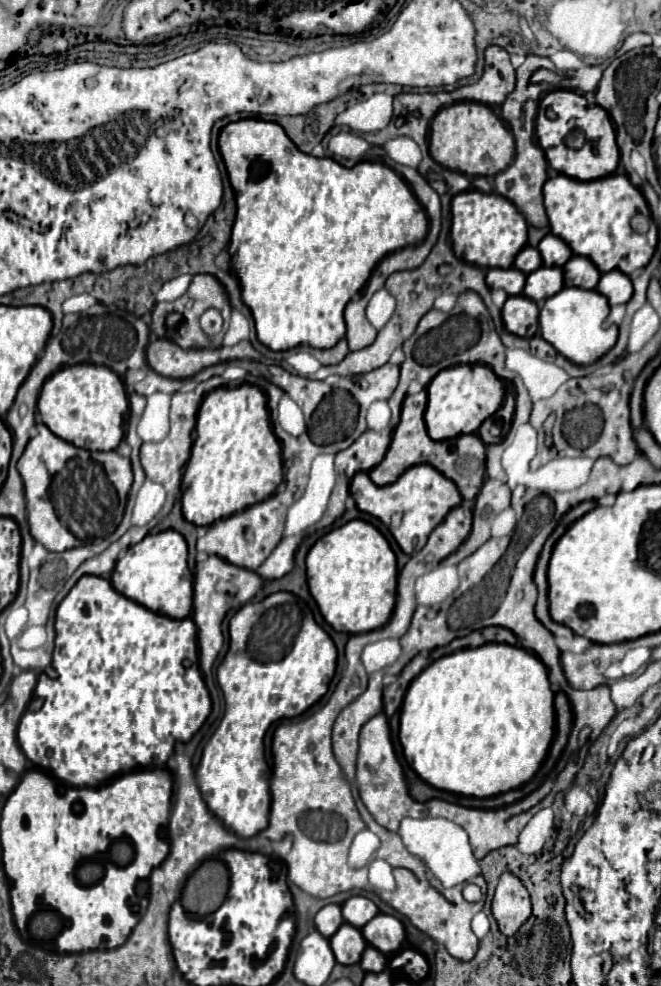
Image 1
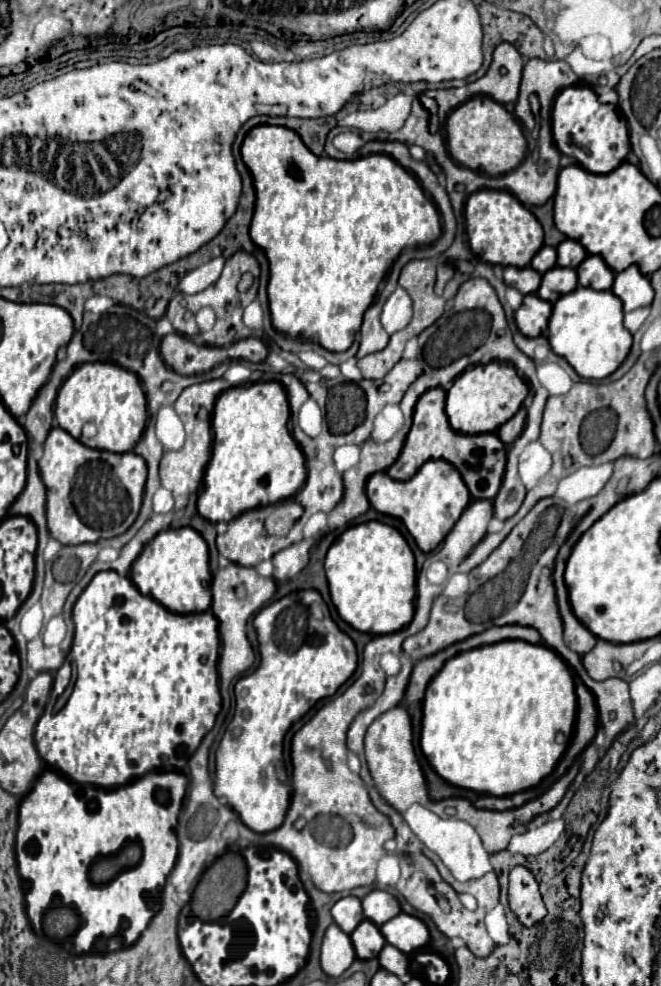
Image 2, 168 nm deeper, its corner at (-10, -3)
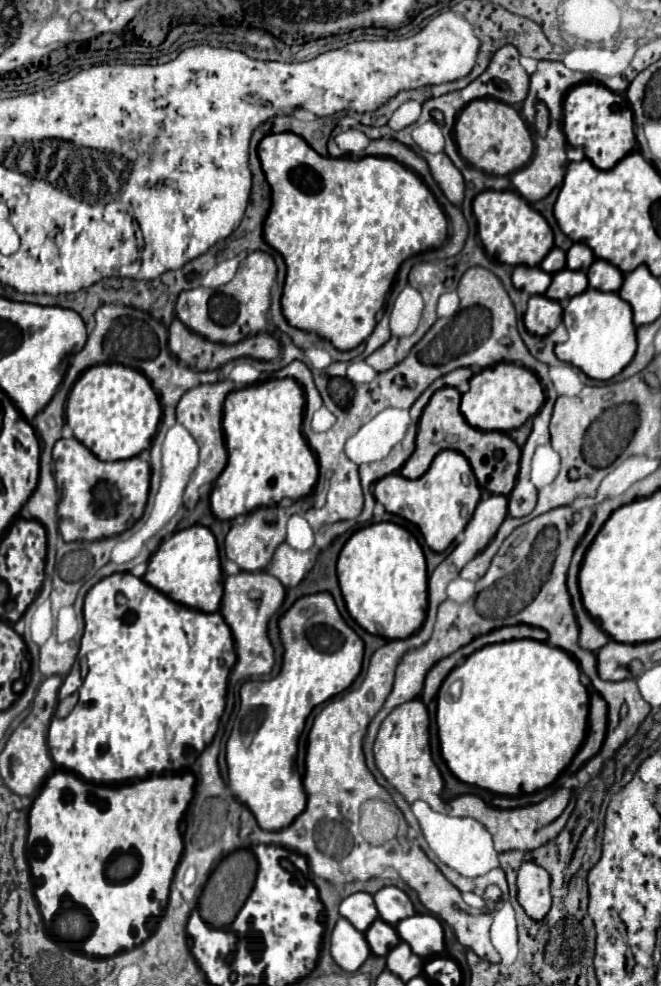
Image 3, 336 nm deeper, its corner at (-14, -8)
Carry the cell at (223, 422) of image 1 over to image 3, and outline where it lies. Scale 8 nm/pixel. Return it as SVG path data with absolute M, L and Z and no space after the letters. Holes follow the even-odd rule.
M294 378L268 380L228 394L222 418L228 464L210 496L216 518L232 520L254 508L274 506L284 498L300 500L312 492L318 480L318 462L302 434L304 402L304 390Z

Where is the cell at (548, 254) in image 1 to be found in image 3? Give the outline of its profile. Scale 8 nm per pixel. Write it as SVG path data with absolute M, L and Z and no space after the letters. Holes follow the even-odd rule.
M576 242L576 244L572 244L572 248L568 250L566 266L568 266L570 270L588 270L588 266L592 266L594 260L596 260L596 256L592 254L592 248Z

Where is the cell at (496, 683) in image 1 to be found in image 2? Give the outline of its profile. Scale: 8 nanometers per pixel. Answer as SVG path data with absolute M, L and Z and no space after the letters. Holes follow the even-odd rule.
M500 641L444 663L422 701L420 749L450 785L486 795L514 795L538 785L570 743L576 715L568 665L544 645Z

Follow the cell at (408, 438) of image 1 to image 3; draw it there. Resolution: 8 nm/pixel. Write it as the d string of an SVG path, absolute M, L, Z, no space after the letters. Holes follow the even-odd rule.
M440 388L428 402L428 406L424 408L420 422L418 422L418 436L416 436L416 450L414 454L408 458L408 462L400 468L400 474L406 478L420 478L430 462L434 460L434 456L446 448L454 448L458 452L462 452L472 468L474 474L478 478L478 484L492 492L492 494L510 494L516 482L516 474L518 474L518 462L520 462L520 446L504 432L496 432L496 430L478 430L472 428L466 418L460 412L460 392L456 388Z

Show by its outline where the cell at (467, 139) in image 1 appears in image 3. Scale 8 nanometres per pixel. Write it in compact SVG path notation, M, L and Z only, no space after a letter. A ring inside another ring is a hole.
M490 98L472 100L458 116L454 132L460 156L478 170L484 170L488 174L496 176L512 174L520 170L524 164L528 164L534 152L530 130L526 128L526 122L520 118L520 114L510 104Z

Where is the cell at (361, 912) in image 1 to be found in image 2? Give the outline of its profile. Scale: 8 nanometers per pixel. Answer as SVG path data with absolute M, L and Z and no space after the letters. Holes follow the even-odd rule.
M372 891L362 899L362 909L364 909L364 917L372 923L376 923L378 927L384 925L386 921L390 921L392 917L396 917L400 913L400 905L398 901L386 893L386 891Z

